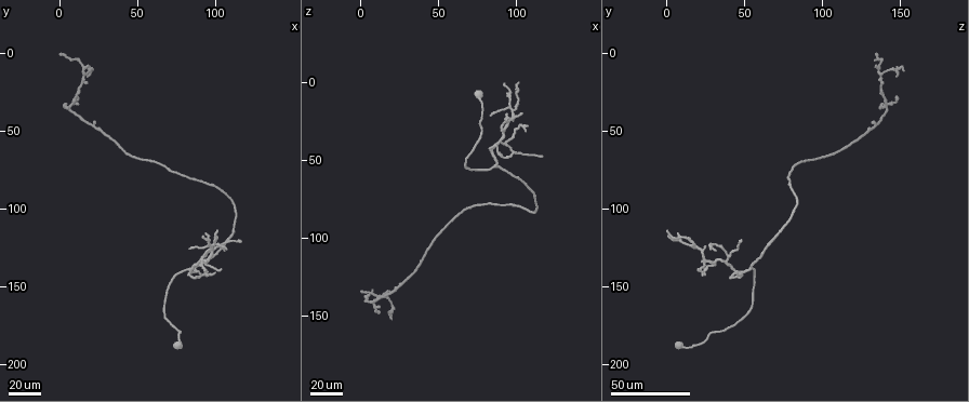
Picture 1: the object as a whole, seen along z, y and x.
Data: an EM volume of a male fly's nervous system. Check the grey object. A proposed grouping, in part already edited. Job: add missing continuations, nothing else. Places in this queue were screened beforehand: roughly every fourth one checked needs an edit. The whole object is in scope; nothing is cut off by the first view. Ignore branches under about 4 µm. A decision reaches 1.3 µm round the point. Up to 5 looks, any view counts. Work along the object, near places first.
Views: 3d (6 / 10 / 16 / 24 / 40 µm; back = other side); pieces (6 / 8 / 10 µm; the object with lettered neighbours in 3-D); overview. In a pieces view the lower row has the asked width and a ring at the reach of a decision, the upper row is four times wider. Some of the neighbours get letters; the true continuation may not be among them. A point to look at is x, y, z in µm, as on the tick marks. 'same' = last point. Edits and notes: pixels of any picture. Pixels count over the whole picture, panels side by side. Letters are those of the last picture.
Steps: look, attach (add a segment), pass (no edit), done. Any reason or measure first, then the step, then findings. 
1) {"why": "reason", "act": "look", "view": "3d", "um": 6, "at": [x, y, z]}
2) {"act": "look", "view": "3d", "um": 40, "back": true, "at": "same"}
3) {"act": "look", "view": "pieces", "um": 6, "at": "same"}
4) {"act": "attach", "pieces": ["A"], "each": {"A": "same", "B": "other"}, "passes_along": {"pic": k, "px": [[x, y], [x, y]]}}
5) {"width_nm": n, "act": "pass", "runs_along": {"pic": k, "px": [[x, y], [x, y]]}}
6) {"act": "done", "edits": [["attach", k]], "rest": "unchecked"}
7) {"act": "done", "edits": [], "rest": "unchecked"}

{"why": "tapers out", "act": "look", "view": "3d", "um": 24, "at": [8, 4, 132]}

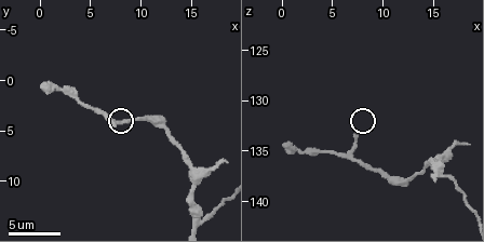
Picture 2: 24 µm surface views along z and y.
{"act": "look", "view": "pieces", "um": 6, "at": [7.4, 4.2, 133.6]}

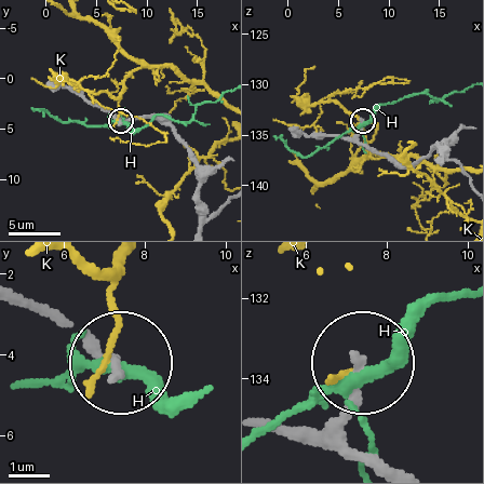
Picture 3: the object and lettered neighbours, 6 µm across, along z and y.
{"act": "pass", "each": {"H": "other", "K": "other"}, "runs_along": {"pic": 3, "px": [[363, 457], [343, 426], [360, 367]]}, "found": "none of them fits"}

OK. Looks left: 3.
{"why": "an open end", "act": "look", "view": "3d", "um": 24, "at": [12, 26, 136]}

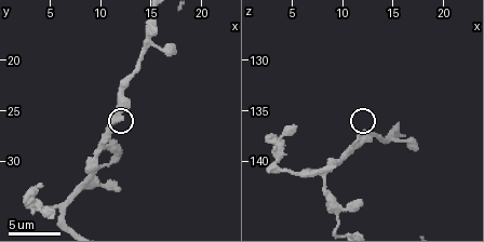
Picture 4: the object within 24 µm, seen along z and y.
{"act": "look", "view": "3d", "um": 10, "at": [12.0, 25.8, 137.2]}

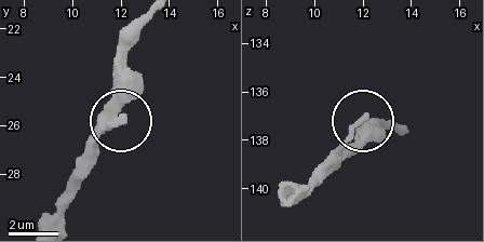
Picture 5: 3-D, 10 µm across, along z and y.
{"act": "look", "view": "pieces", "um": 10, "at": [12.1, 25.7, 137.1]}

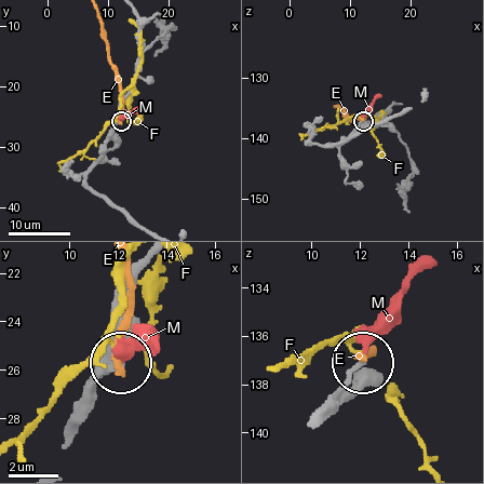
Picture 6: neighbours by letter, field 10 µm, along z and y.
{"width_nm": 230, "act": "pass", "each": {"E": "other", "F": "other", "M": "other"}, "runs_along": {"pic": 6, "px": [[309, 424], [359, 367]]}, "found": "none of them fits"}

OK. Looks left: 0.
{"act": "done", "edits": [], "rest": "unchecked"}

